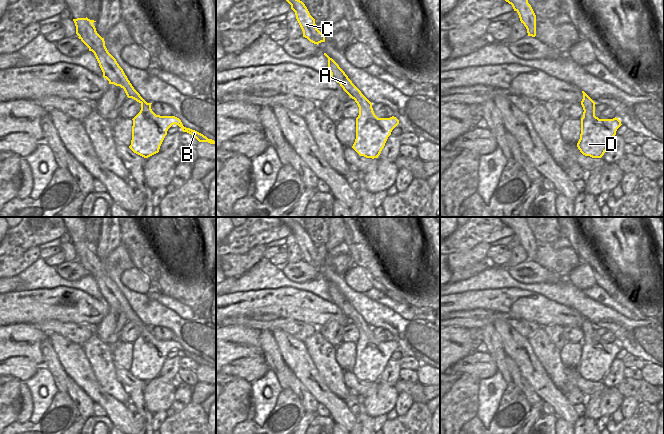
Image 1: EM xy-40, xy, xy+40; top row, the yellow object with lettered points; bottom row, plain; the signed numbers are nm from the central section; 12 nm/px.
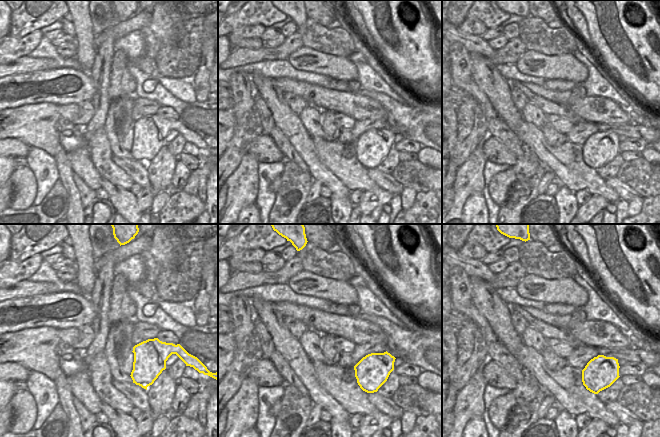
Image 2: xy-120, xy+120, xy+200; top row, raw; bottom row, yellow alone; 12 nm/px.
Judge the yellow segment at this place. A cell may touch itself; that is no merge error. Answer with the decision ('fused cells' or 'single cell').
single cell

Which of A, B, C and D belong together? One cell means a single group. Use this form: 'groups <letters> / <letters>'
groups A B C D

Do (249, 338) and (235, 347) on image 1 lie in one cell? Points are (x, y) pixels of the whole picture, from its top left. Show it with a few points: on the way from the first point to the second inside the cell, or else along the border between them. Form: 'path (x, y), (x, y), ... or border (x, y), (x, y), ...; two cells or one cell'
path (246, 341), (238, 345); one cell

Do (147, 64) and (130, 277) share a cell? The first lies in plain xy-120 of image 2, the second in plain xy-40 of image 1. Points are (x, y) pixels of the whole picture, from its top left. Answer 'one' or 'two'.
one

